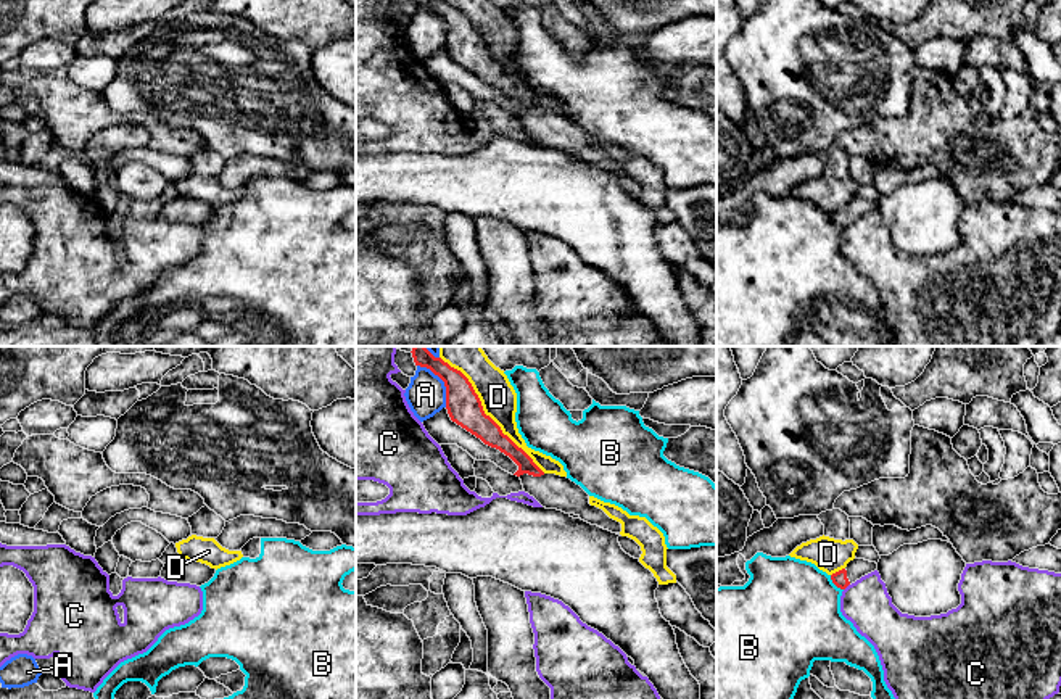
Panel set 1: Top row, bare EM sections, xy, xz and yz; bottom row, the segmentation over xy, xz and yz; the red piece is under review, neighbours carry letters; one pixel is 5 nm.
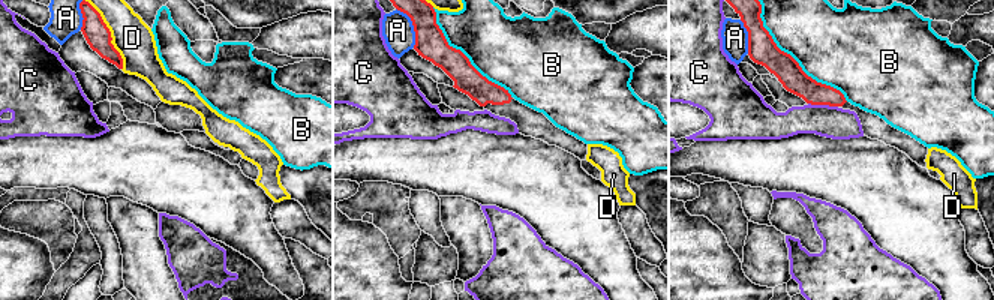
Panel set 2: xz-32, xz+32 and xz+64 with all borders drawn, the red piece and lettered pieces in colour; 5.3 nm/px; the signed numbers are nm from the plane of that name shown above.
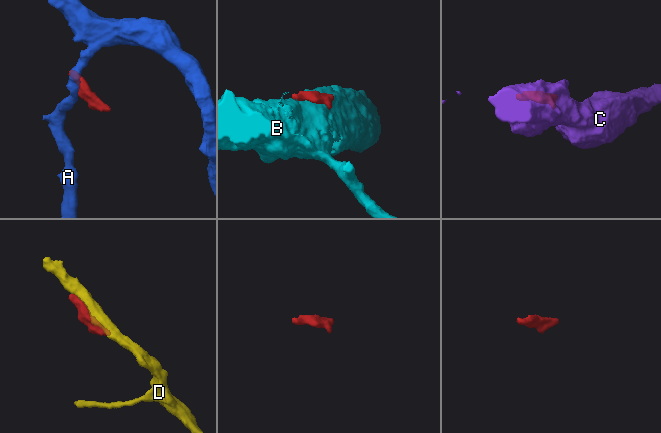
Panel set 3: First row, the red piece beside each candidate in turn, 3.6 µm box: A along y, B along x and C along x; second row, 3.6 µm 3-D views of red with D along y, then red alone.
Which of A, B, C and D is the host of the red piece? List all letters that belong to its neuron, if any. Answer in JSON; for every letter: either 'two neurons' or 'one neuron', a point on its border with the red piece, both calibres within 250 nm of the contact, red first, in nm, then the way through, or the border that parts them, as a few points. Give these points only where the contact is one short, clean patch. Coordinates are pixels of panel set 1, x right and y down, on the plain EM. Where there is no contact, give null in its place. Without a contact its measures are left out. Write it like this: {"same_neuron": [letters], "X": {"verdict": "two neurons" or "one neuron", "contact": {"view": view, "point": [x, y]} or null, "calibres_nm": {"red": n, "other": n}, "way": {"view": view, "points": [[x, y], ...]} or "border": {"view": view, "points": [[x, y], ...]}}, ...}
{"same_neuron": [], "A": {"verdict": "two neurons", "contact": {"view": "xz", "point": [443, 20]}, "calibres_nm": {"red": 170, "other": 200}, "border": {"view": "xz", "points": [[417, 4], [430, 8], [443, 21], [446, 45]]}}, "B": {"verdict": "two neurons", "contact": {"view": "yz", "point": [834, 223]}, "calibres_nm": {"red": 80, "other": 480}}, "C": {"verdict": "two neurons", "contact": {"view": "yz", "point": [847, 224]}, "calibres_nm": {"red": 80, "other": 240}, "border": {"view": "yz", "points": [[849, 223], [844, 229]]}}, "D": {"verdict": "two neurons", "contact": {"view": "xz", "point": [485, 53]}, "calibres_nm": {"red": 170, "other": 180}}}

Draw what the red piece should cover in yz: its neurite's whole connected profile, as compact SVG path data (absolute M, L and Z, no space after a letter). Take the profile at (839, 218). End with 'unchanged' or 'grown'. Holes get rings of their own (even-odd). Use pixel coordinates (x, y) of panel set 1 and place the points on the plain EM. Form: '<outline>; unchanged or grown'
M855 196L853 200L847 203L845 208L832 213L831 219L837 227L845 229L848 224L855 222L857 219L860 219L861 216L874 209L877 209L876 201Z; grown

